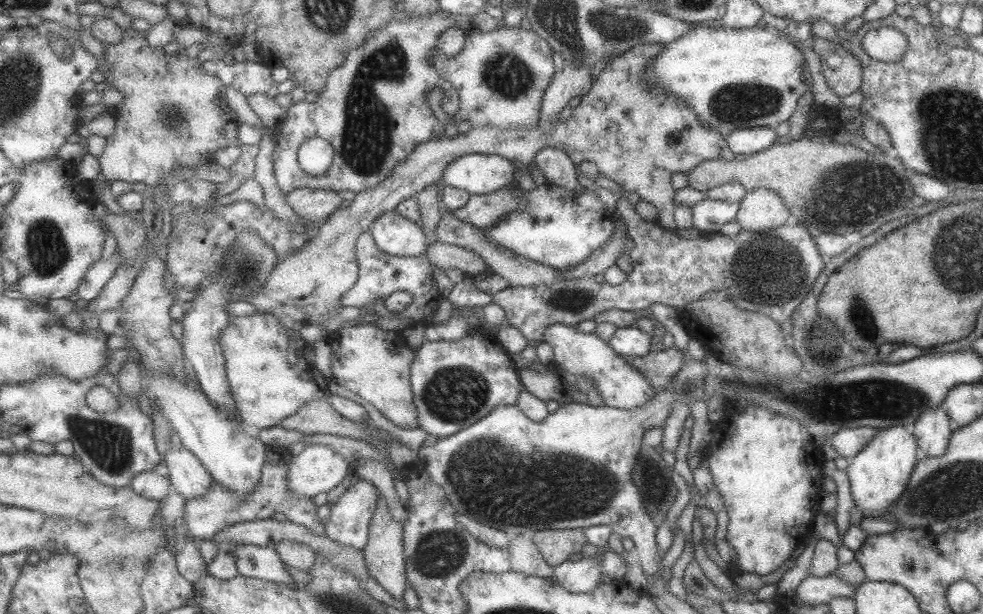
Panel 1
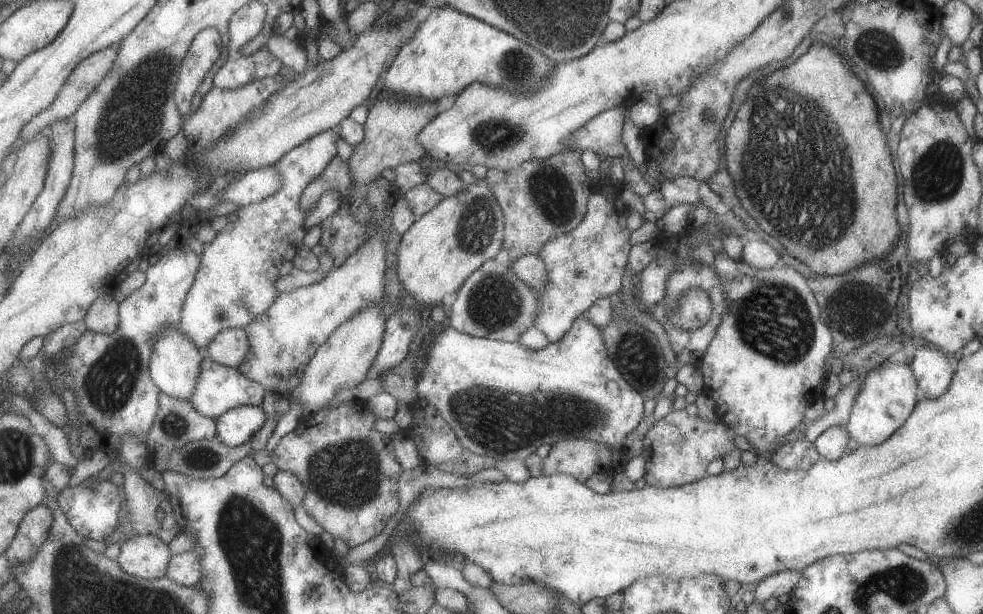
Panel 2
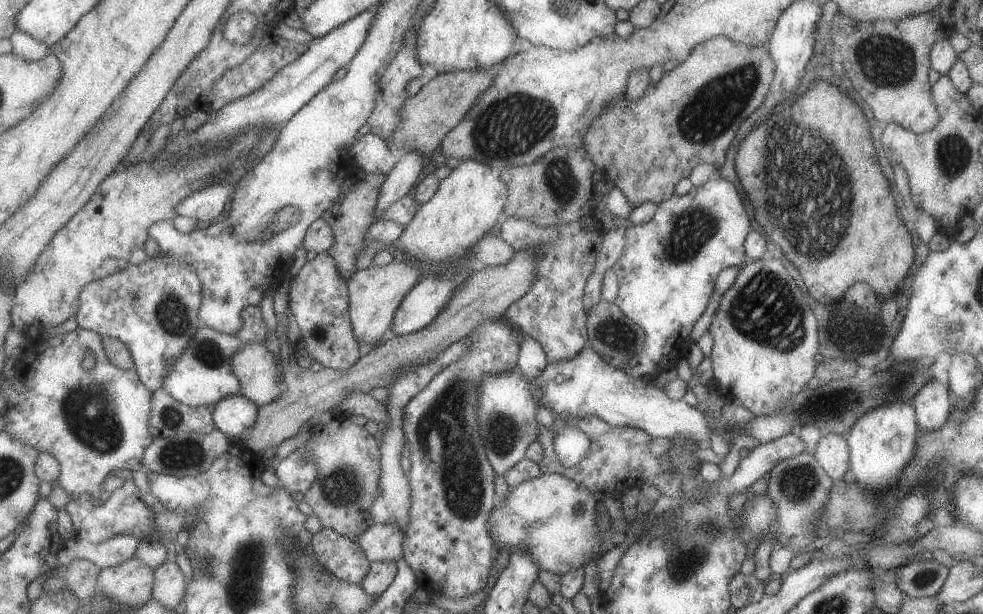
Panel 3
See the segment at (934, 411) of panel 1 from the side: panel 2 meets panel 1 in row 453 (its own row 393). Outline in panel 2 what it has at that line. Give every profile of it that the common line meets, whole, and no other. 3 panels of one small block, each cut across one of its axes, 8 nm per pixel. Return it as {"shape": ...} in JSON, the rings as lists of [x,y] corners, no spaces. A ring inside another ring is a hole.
{"shape":[[[930,346],[917,347],[910,362],[919,395],[922,398],[941,396],[953,378],[949,356]]]}

